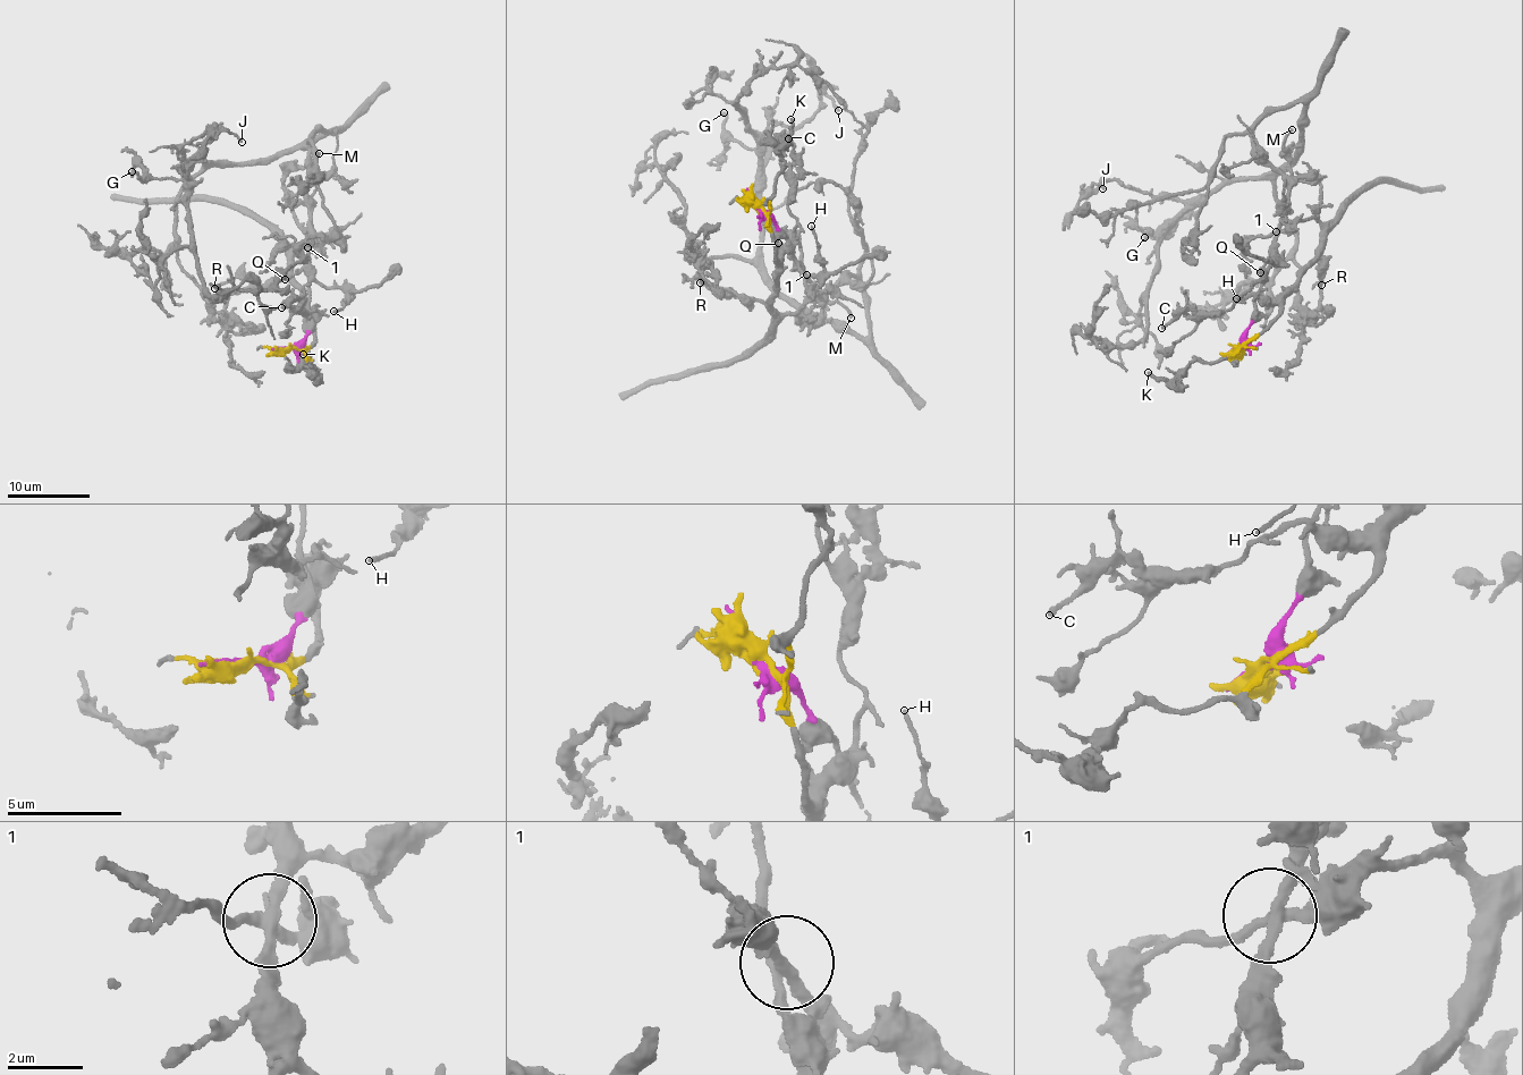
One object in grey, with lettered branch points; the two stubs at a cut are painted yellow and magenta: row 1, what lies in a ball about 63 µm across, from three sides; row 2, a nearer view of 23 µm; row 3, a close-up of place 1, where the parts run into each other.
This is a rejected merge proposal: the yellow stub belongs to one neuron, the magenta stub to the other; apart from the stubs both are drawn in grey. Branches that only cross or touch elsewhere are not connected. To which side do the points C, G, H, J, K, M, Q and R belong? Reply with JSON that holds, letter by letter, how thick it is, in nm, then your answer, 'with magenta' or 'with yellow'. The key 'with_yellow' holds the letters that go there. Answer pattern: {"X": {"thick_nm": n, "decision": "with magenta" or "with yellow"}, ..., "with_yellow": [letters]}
{"C": {"thick_nm": 190, "decision": "with yellow"}, "G": {"thick_nm": 240, "decision": "with magenta"}, "H": {"thick_nm": 160, "decision": "with magenta"}, "J": {"thick_nm": 140, "decision": "with magenta"}, "K": {"thick_nm": 170, "decision": "with yellow"}, "M": {"thick_nm": 220, "decision": "with yellow"}, "Q": {"thick_nm": 340, "decision": "with magenta"}, "R": {"thick_nm": 180, "decision": "with yellow"}, "with_yellow": ["C", "K", "M", "R"]}

